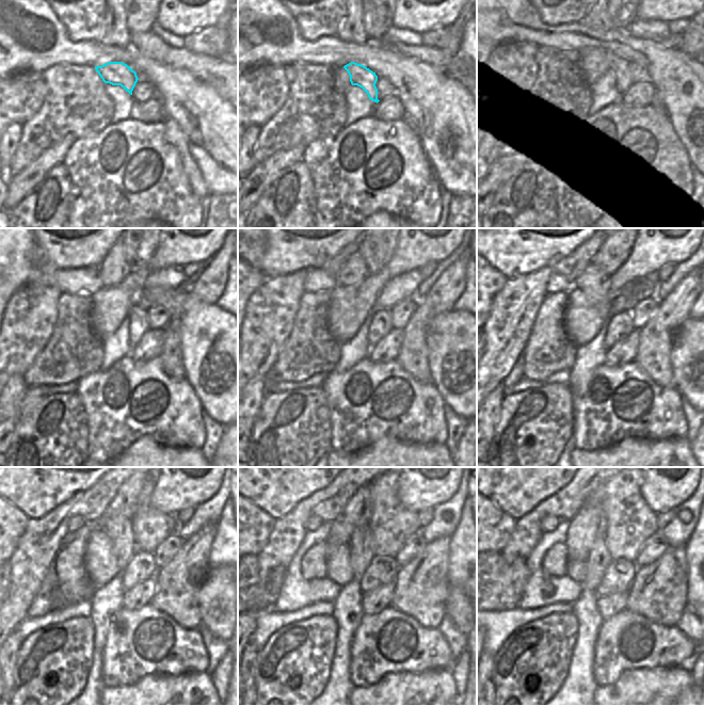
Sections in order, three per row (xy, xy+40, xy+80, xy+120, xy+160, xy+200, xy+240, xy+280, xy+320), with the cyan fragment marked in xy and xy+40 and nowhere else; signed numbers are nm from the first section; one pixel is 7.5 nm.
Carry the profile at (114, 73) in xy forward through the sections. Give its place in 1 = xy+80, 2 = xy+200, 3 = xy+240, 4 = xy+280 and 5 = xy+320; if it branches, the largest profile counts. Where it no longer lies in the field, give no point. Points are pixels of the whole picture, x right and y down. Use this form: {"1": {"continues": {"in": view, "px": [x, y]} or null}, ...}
{"1": {"continues": {"in": "xy+80", "px": [612, 95]}}, "2": {"continues": {"in": "xy+200", "px": [620, 326]}}, "3": {"continues": {"in": "xy+240", "px": [142, 566]}}, "4": {"continues": {"in": "xy+280", "px": [382, 571]}}, "5": {"continues": {"in": "xy+320", "px": [621, 573]}}}

